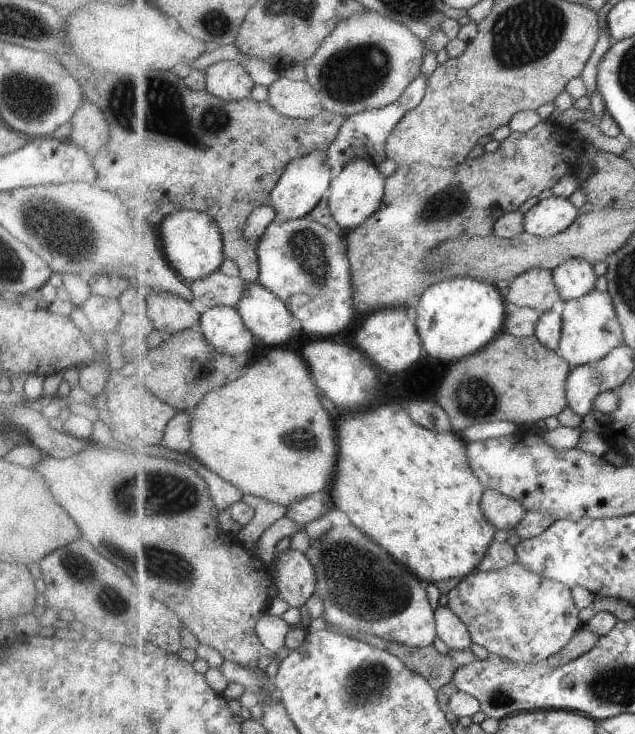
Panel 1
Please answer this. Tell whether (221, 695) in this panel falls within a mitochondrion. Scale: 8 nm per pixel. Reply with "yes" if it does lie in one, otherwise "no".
no

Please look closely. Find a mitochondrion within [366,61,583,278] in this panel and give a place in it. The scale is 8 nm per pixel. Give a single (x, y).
(451, 202)

